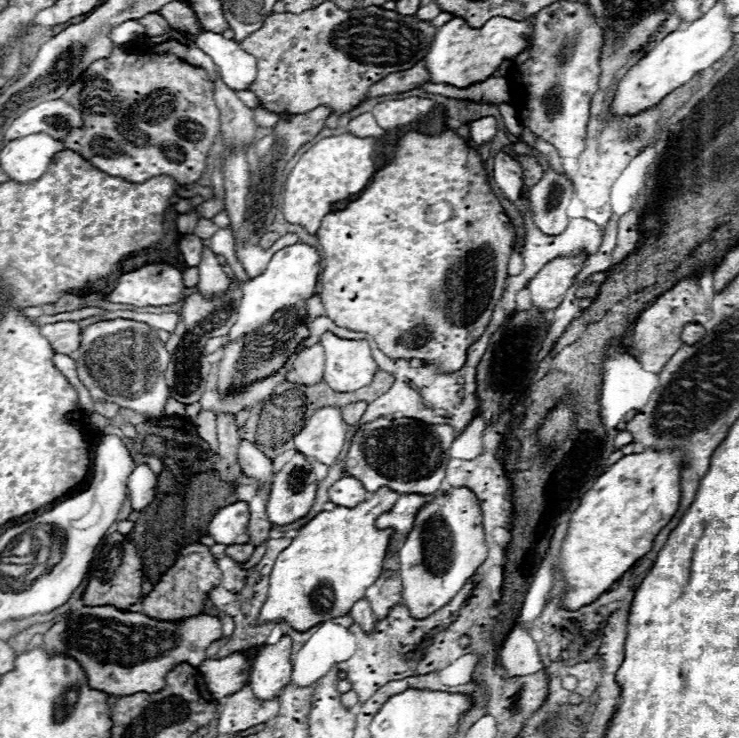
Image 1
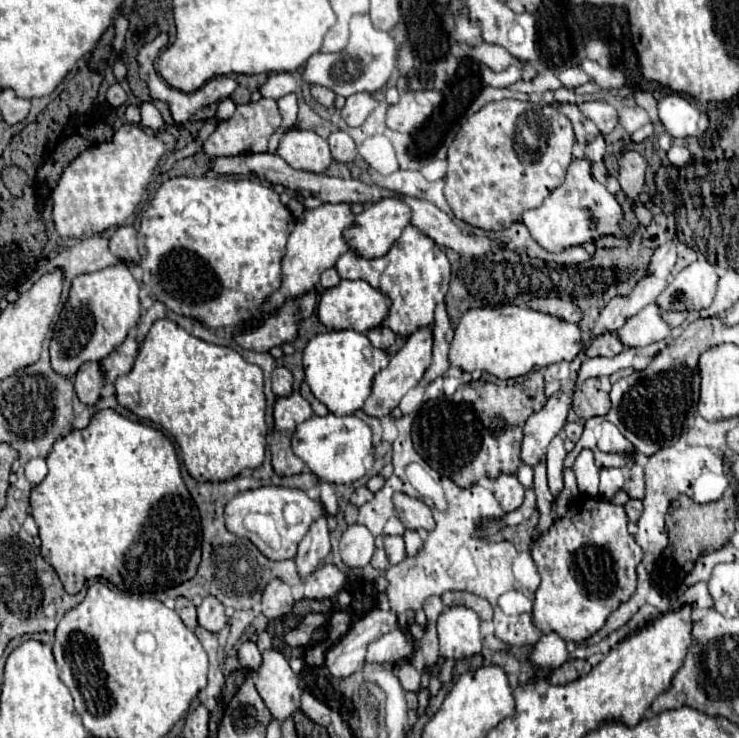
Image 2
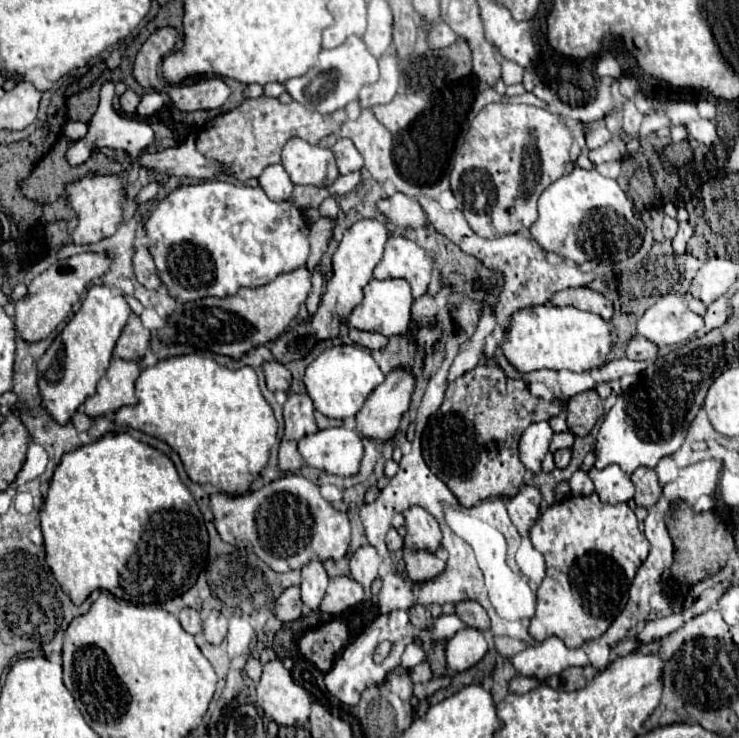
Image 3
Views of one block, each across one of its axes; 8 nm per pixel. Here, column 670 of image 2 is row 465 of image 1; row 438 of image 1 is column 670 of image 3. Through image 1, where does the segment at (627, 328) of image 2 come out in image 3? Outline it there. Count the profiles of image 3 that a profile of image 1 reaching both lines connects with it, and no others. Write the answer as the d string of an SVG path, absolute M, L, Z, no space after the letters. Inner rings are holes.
M674 294L660 296L636 322L638 334L656 346L680 344L702 326L702 316L690 312L684 298Z

